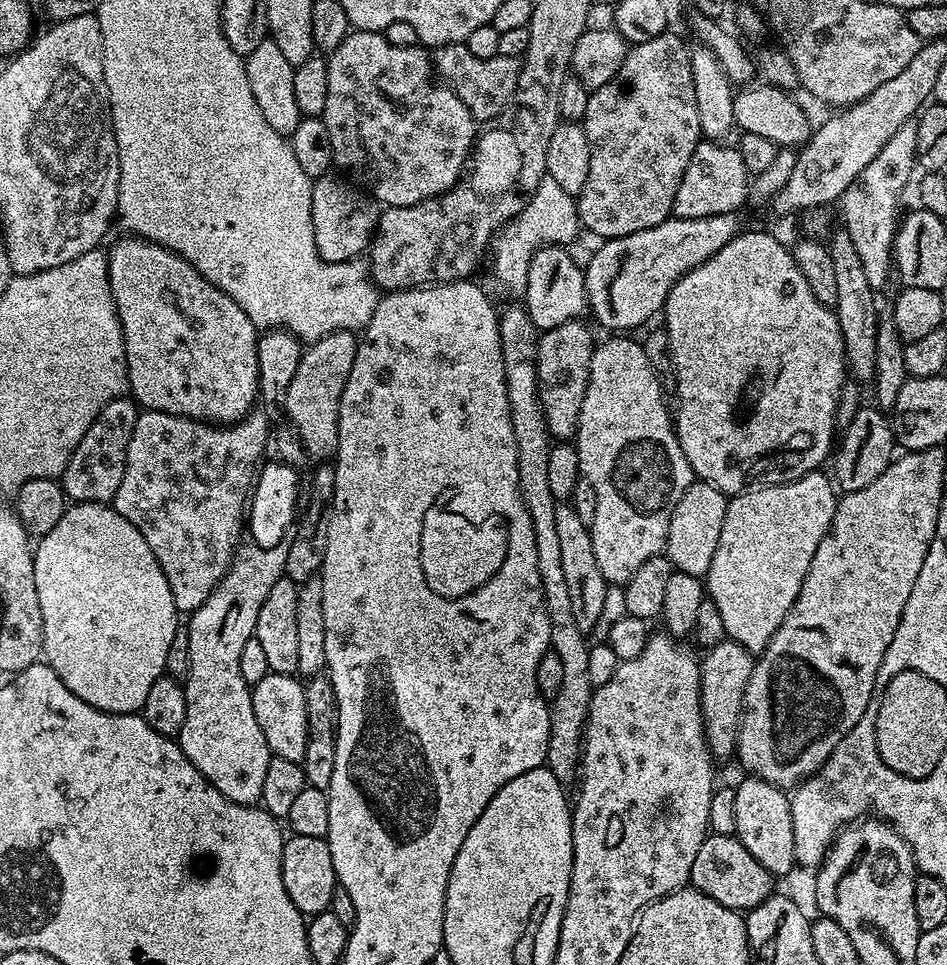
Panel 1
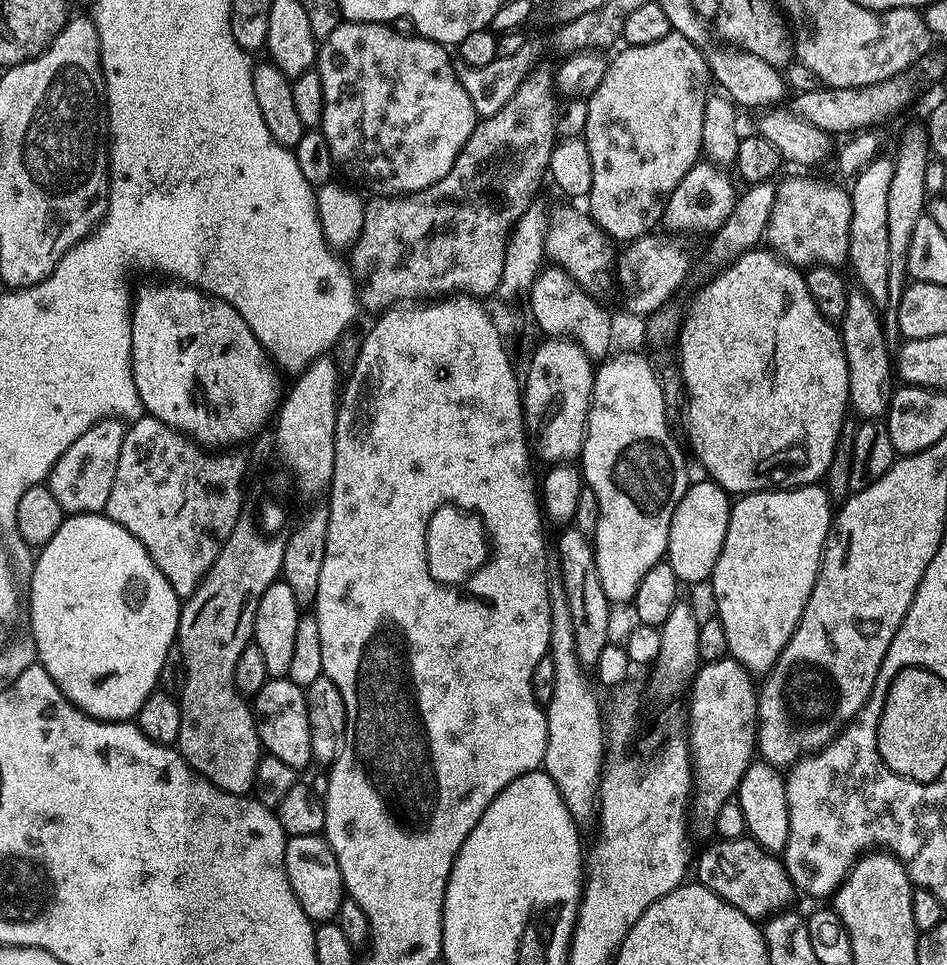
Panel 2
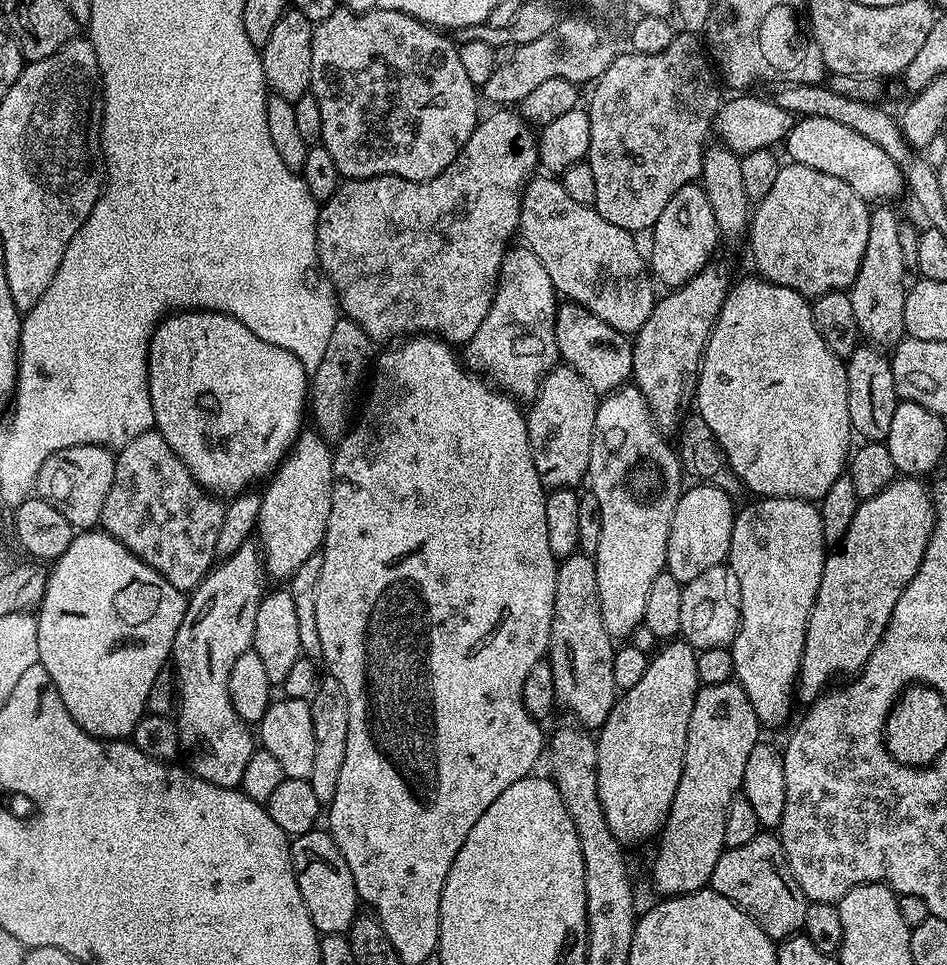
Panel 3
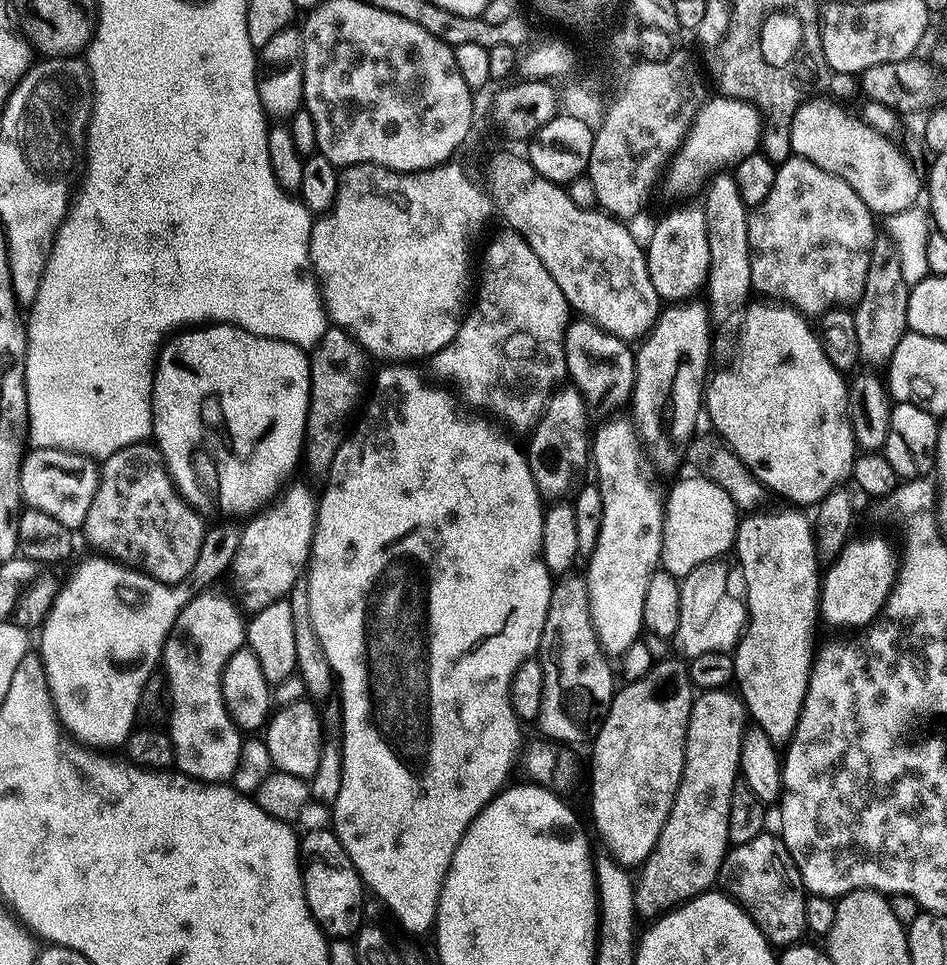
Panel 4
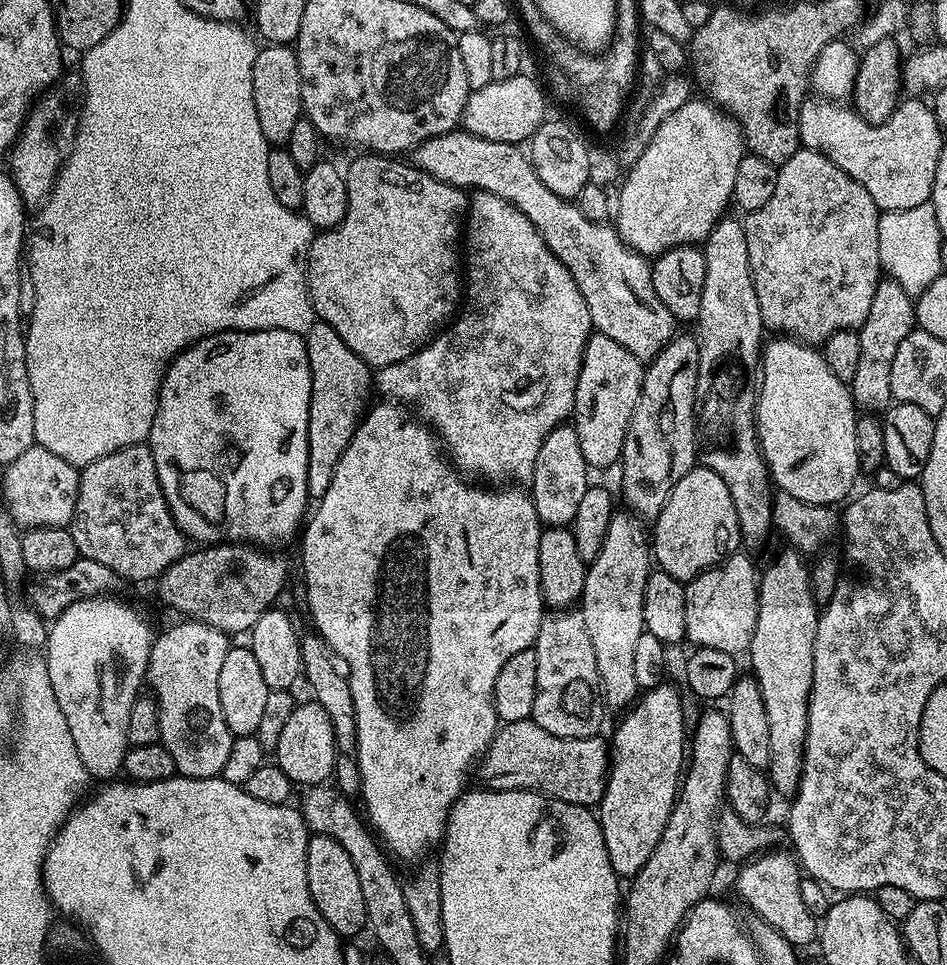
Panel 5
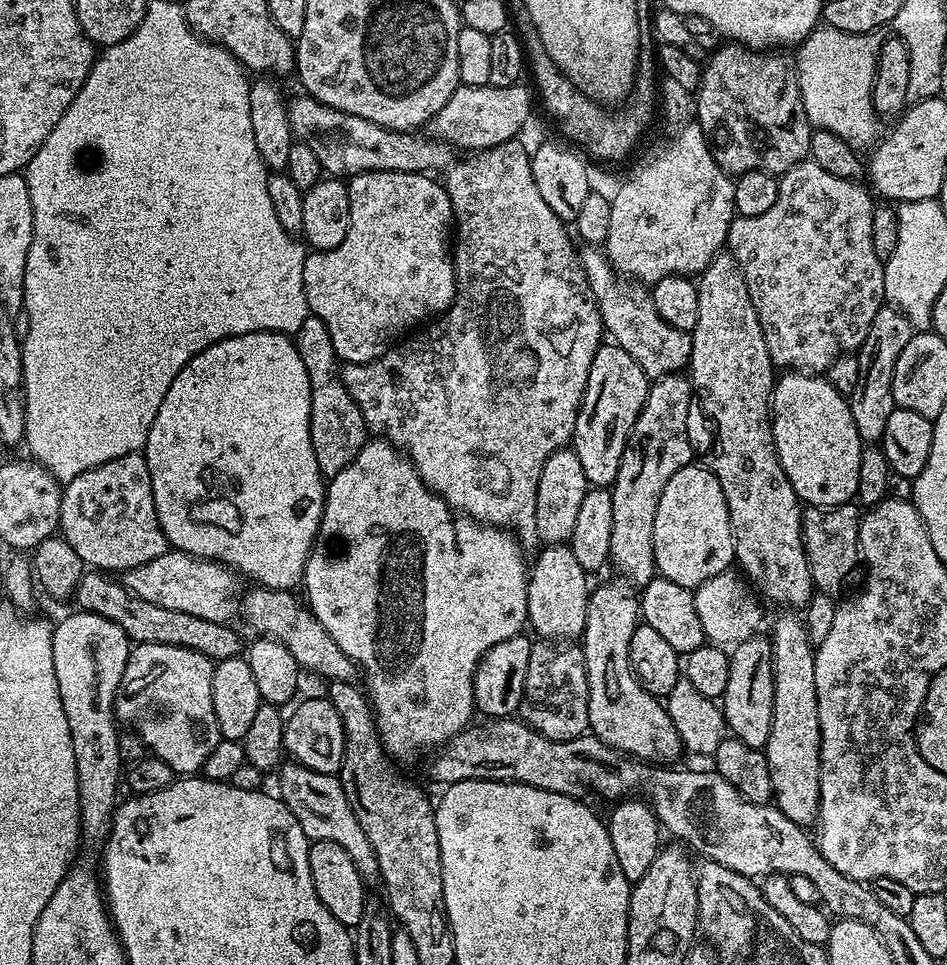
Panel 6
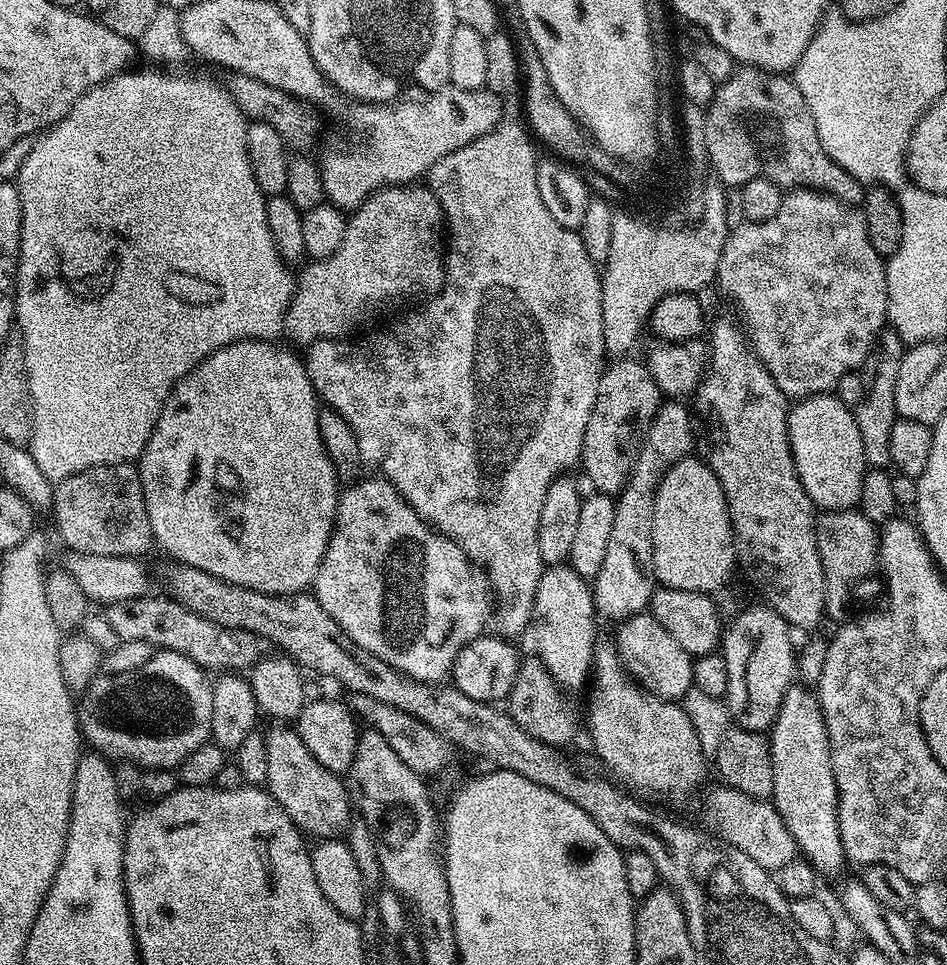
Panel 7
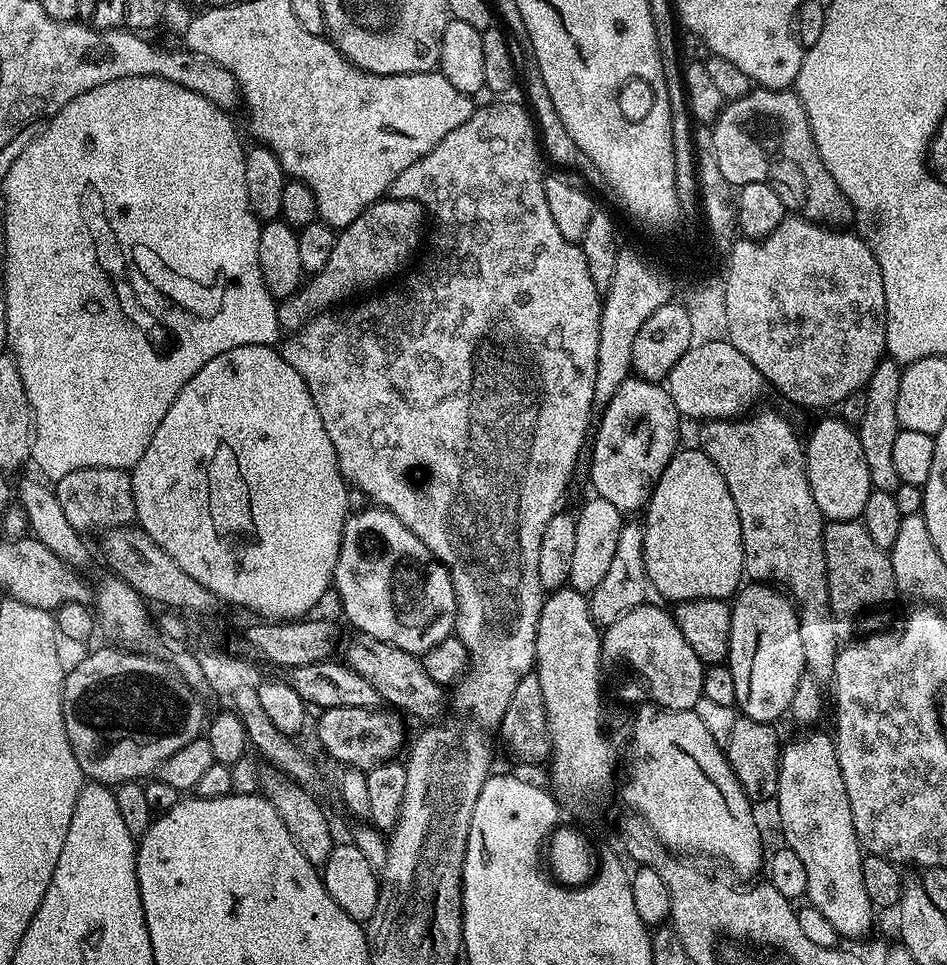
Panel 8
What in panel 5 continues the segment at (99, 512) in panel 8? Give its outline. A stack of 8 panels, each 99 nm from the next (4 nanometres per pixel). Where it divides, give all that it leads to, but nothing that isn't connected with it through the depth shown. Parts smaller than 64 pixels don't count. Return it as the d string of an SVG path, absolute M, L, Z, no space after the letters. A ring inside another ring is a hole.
M147 443L131 444L80 468L78 502L74 506L70 531L80 556L94 558L94 562L110 566L110 570L114 570L114 574L121 581L155 581L174 562L181 560L186 551L186 537L176 524L164 497L164 491L158 482L158 470L154 466L154 454L148 449Z

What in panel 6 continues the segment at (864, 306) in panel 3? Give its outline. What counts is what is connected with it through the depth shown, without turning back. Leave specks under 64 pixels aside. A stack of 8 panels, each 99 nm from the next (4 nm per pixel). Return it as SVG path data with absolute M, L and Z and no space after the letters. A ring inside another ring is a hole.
M885 306L878 310L878 314L874 314L870 334L866 334L866 342L862 342L858 350L858 386L854 386L854 394L848 400L848 405L854 418L854 426L865 445L872 446L883 441L886 422L897 407L892 389L894 362L898 362L898 354L902 354L902 349L906 347L906 342L910 342L913 334L910 321L898 309Z

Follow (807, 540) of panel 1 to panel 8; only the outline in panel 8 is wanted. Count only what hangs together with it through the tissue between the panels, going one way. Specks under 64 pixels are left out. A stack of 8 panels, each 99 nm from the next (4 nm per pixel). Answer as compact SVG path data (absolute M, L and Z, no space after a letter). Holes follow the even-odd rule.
M804 730L797 740L792 740L783 745L780 750L780 773L778 774L778 786L776 787L776 794L774 803L776 803L776 812L780 815L780 828L784 831L783 843L787 847L794 850L794 854L798 854L798 858L802 858L804 868L806 870L806 890L808 895L806 897L807 903L811 907L822 910L822 914L834 926L834 930L840 932L841 937L848 938L848 936L860 936L872 924L872 911L874 905L870 894L866 894L866 885L862 883L862 849L860 846L860 839L856 837L854 830L854 818L850 814L850 798L846 794L846 782L842 782L842 770L838 766L838 754L836 753L836 742L831 735L828 736L824 732L816 732L820 730Z

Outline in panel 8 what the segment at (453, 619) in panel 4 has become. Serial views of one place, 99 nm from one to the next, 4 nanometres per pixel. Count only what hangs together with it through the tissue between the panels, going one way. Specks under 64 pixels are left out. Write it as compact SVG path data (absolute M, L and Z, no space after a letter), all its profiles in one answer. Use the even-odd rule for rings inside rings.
M369 506L361 510L361 512L352 512L348 521L344 524L342 546L340 547L338 562L336 563L334 592L340 595L340 604L344 607L344 616L353 624L353 629L356 632L370 634L390 646L398 646L398 650L406 650L413 654L426 653L434 646L438 646L438 642L442 642L446 637L453 635L456 626L456 595L454 594L454 586L448 573L448 567L445 564L441 564L433 556L430 549L409 528L402 526L402 522L398 518L394 518L394 514L390 514L379 506Z

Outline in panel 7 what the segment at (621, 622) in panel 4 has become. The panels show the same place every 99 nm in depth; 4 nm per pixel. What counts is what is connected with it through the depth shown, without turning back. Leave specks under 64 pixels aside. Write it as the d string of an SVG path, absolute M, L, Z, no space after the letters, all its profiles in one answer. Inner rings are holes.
M597 643L592 659L591 688L588 732L601 762L621 785L636 794L645 792L648 796L684 800L703 782L708 768L710 772L710 764L702 754L690 718L679 703L646 694L639 683L629 679L615 643Z

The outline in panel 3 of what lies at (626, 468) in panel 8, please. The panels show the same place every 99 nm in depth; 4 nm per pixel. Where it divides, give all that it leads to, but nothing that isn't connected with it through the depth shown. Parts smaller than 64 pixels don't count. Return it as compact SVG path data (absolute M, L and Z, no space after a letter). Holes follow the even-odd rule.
M564 302L557 307L556 350L559 359L572 368L592 387L597 394L607 394L621 387L632 375L633 341L614 326L602 322L598 314L586 310L580 304Z

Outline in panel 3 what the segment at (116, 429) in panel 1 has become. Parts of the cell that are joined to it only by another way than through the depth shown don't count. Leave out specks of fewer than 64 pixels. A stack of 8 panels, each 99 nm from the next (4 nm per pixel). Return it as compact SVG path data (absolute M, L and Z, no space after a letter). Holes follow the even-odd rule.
M79 444L58 450L42 462L34 481L35 491L50 506L62 510L73 529L92 530L99 525L110 482L114 482L116 457L113 449L102 444Z

